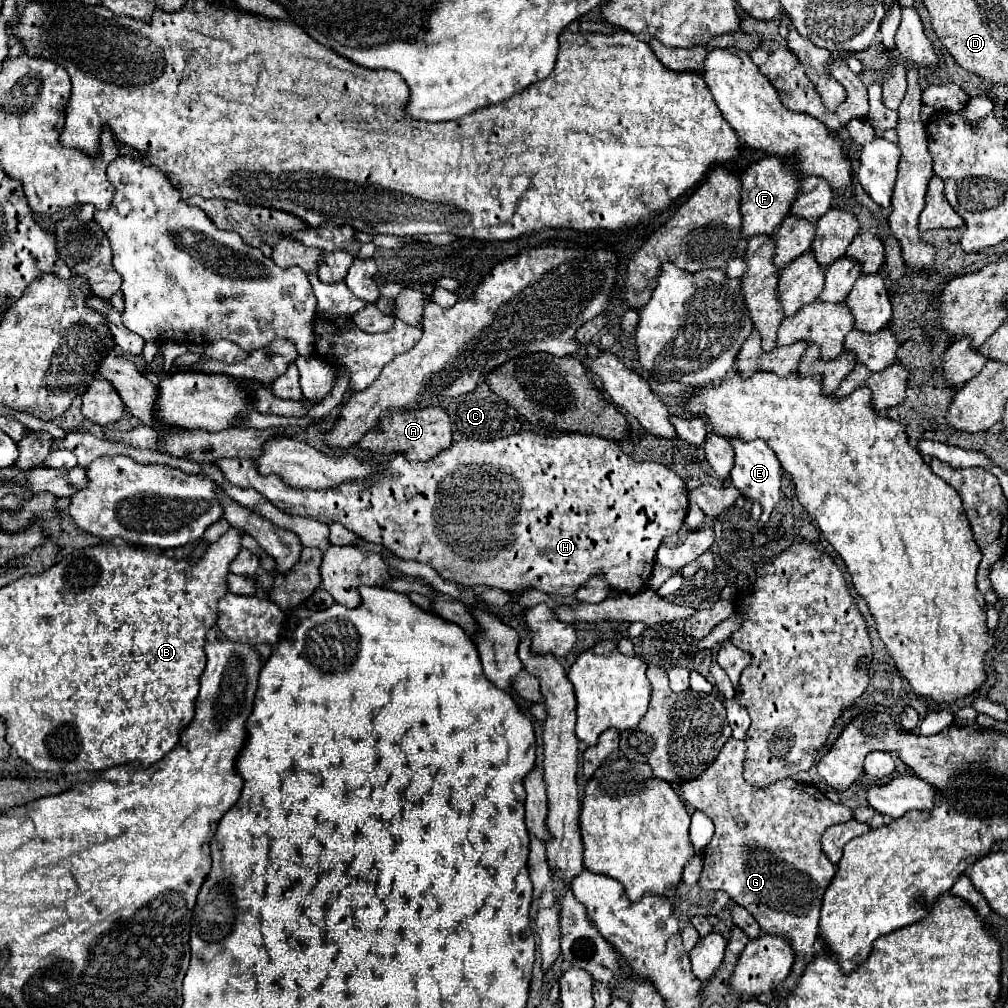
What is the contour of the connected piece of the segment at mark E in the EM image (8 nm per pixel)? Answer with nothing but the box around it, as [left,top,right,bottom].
[731,439,783,547]

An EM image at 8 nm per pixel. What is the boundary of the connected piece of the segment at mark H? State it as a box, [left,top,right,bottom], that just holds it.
[215,411,687,595]

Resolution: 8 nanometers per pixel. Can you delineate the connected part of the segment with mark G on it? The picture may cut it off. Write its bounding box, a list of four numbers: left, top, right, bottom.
[681,739,853,963]

